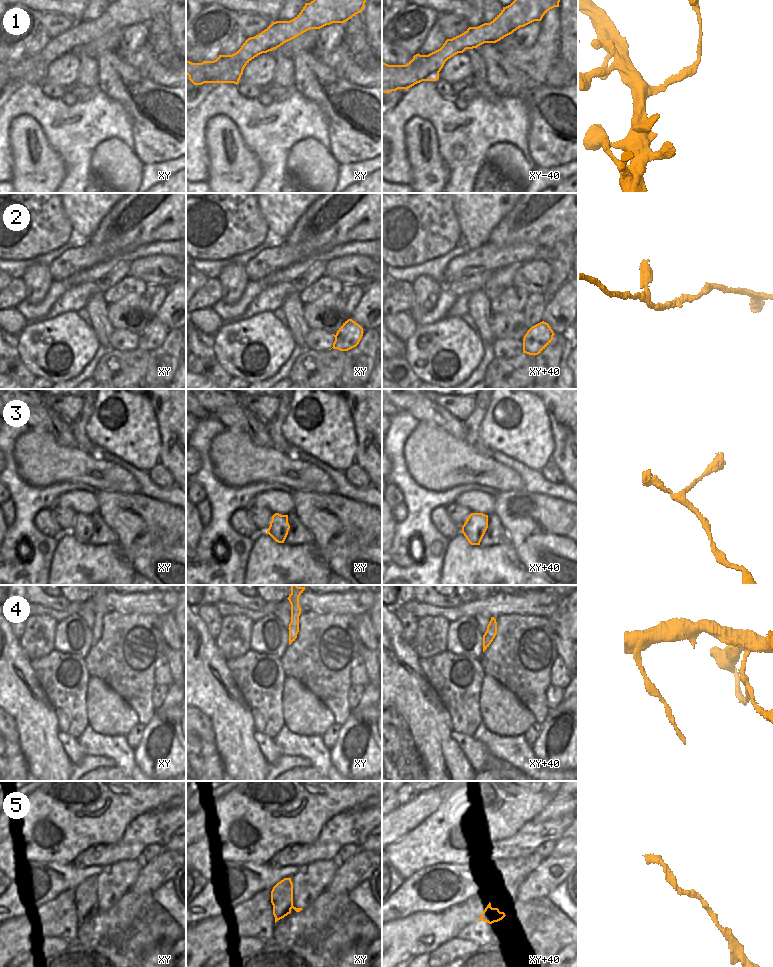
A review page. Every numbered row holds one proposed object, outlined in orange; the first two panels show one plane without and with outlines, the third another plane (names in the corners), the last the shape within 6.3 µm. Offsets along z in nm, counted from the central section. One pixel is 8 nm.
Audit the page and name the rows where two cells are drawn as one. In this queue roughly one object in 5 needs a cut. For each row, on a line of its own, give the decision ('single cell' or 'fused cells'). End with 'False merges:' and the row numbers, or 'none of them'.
1: fused cells
2: single cell
3: fused cells
4: single cell
5: single cell
False merges: 1, 3

